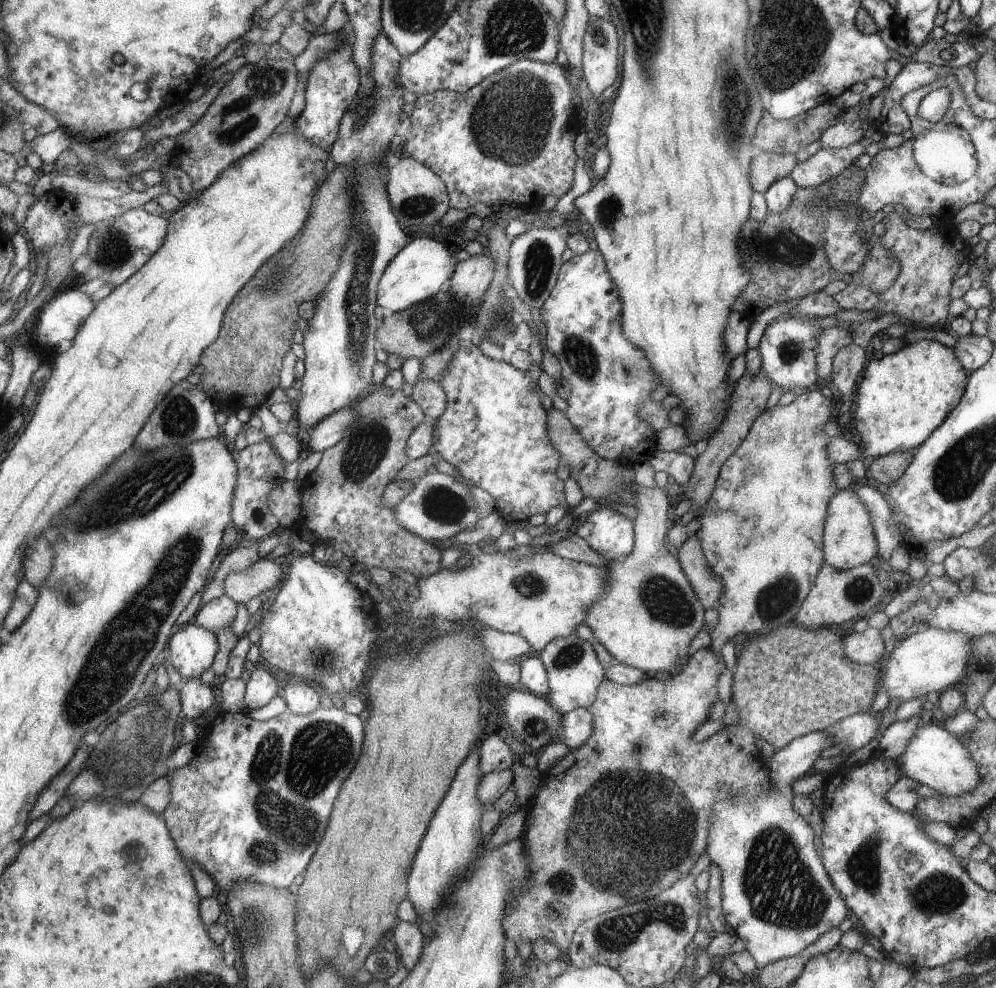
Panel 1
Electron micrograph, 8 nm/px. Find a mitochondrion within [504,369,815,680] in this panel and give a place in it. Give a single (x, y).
(666, 601)

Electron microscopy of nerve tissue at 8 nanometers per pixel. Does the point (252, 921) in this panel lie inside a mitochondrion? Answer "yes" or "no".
yes

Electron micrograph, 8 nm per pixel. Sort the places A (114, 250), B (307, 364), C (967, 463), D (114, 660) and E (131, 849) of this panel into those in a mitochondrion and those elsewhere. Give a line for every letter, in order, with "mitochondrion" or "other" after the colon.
A: mitochondrion
B: other
C: mitochondrion
D: mitochondrion
E: other

